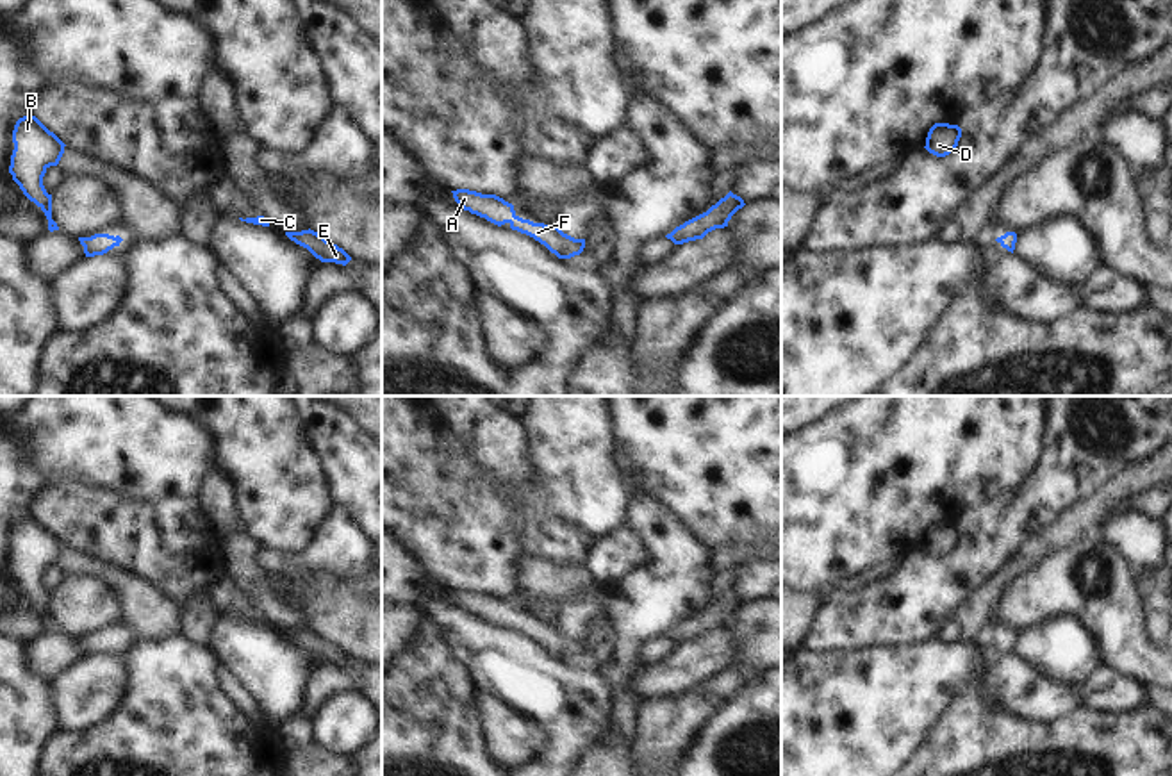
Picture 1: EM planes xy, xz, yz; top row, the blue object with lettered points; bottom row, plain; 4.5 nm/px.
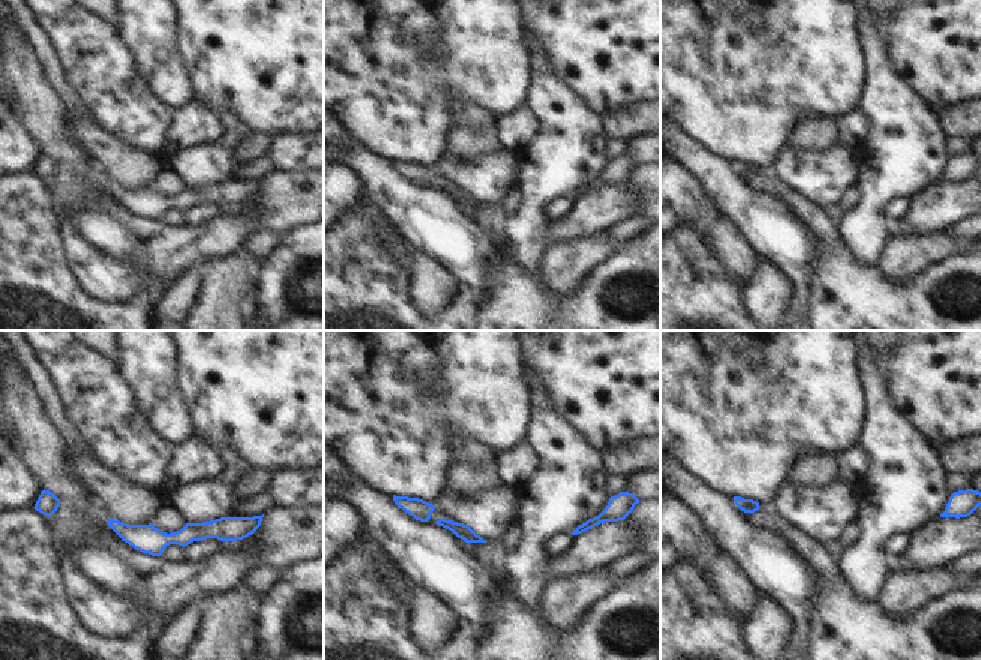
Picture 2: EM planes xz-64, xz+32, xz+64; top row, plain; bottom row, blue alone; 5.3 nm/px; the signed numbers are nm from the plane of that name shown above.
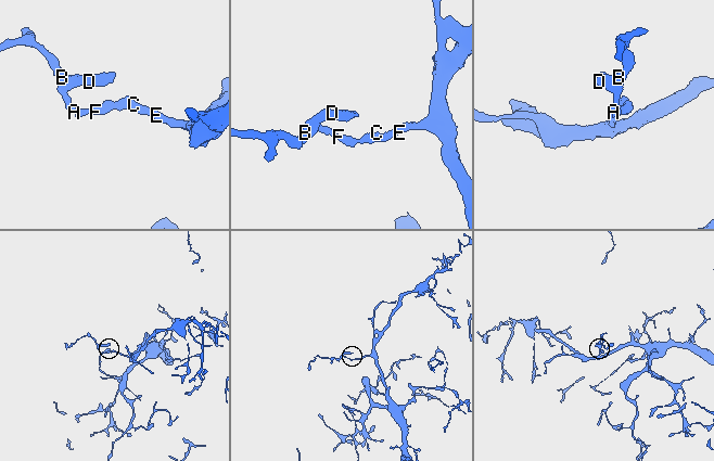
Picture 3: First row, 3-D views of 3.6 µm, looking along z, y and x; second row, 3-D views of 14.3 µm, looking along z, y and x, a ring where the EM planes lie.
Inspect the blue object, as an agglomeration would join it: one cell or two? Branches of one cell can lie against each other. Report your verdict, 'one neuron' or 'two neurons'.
one neuron

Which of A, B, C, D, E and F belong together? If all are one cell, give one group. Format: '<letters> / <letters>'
A B C D E F

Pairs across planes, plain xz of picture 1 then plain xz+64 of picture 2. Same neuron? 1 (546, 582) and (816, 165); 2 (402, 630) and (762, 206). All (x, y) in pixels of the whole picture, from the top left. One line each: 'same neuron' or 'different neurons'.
1: different neurons
2: different neurons

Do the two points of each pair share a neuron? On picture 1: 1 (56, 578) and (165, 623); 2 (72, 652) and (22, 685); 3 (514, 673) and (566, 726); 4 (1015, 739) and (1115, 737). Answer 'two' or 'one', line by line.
1: two
2: two
3: one
4: one

